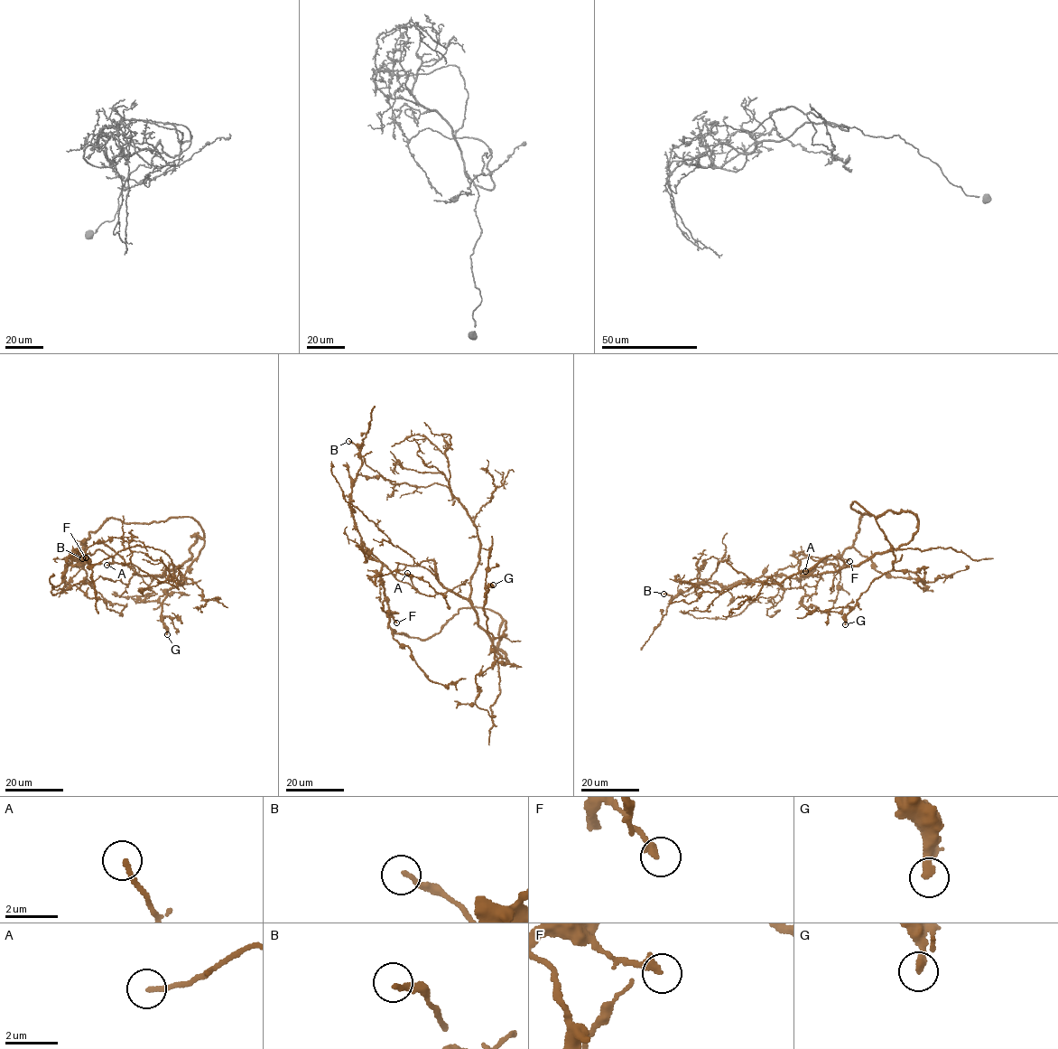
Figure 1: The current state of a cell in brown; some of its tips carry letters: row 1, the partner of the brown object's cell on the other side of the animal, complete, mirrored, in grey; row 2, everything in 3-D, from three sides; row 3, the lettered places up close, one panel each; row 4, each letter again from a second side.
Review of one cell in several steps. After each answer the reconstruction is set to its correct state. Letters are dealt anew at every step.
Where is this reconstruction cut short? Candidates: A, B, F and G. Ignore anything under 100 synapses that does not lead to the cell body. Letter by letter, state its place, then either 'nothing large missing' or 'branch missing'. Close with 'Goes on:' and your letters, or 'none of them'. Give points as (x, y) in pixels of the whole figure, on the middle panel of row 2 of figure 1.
A: (407, 573) | nothing large missing
B: (348, 441) | nothing large missing
F: (396, 622) | nothing large missing
G: (493, 585) | branch missing
Goes on: G

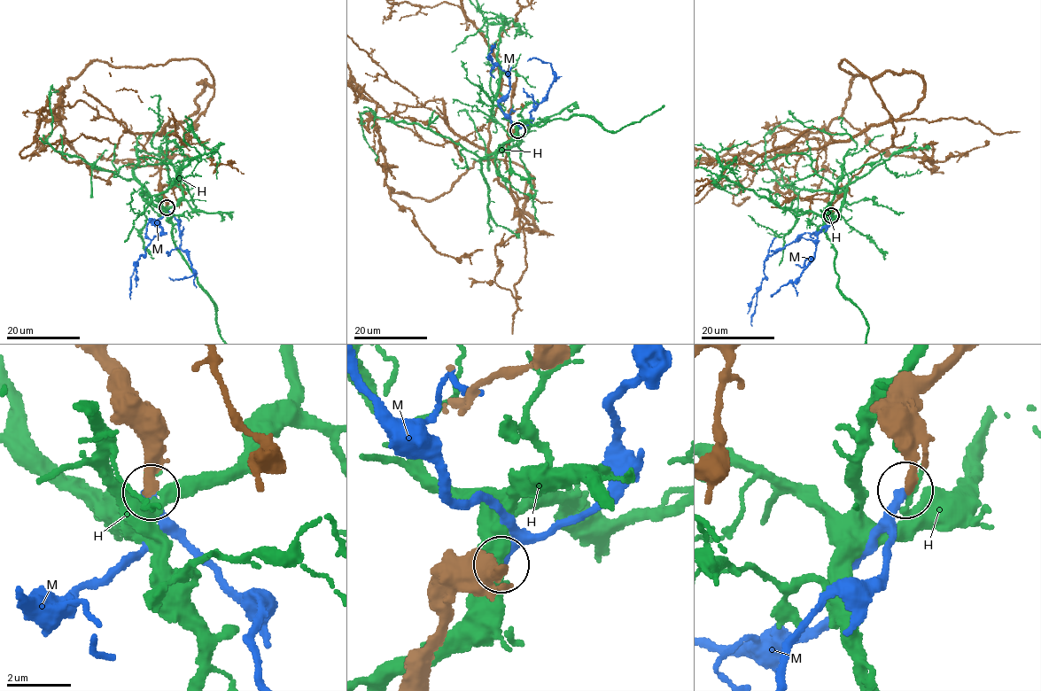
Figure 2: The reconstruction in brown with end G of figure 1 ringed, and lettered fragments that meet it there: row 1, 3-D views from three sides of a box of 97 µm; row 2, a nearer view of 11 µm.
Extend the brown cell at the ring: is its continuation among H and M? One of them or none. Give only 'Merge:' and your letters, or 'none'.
Merge: M

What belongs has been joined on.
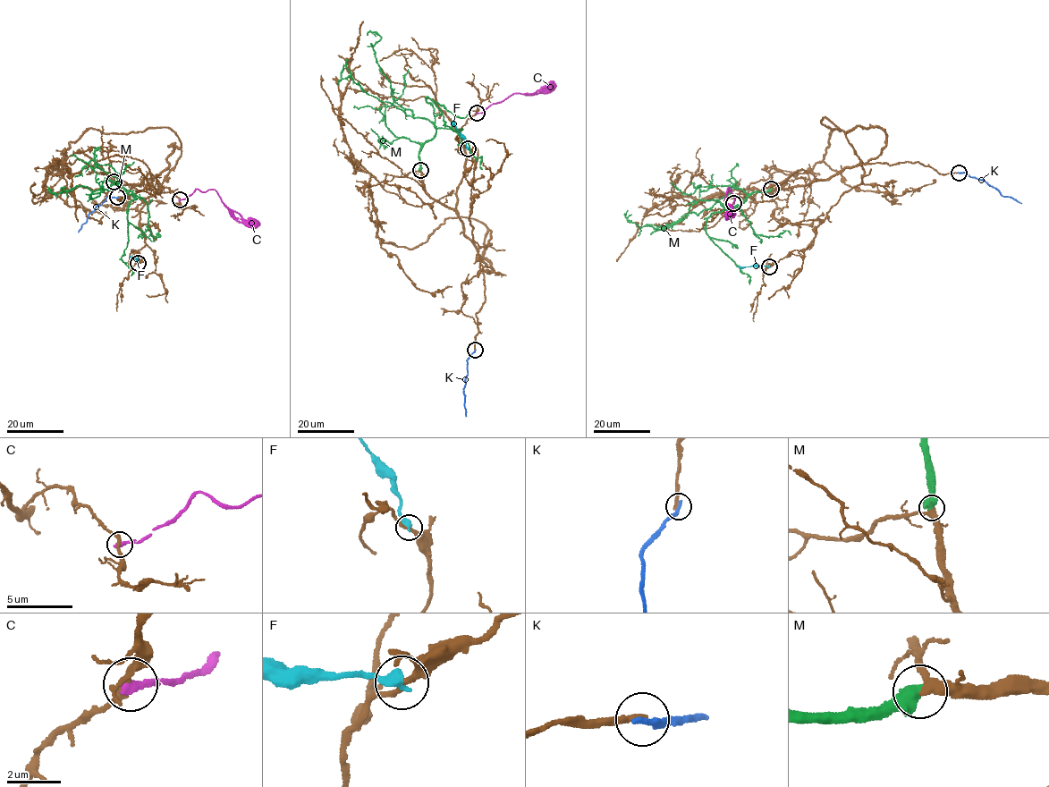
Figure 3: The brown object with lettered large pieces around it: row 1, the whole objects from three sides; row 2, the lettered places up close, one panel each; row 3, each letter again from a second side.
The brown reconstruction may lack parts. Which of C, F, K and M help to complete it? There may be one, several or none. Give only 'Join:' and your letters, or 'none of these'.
Join: M

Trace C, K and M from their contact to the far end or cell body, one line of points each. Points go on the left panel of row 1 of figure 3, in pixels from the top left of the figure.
C: (179, 200), (197, 189), (201, 191), (214, 190), (229, 208), (245, 220), (253, 220), (259, 225)
K: (117, 197), (106, 198), (89, 214), (78, 232)
M: (114, 181), (135, 195), (106, 179), (100, 194), (91, 198), (91, 193), (104, 190), (96, 175)

